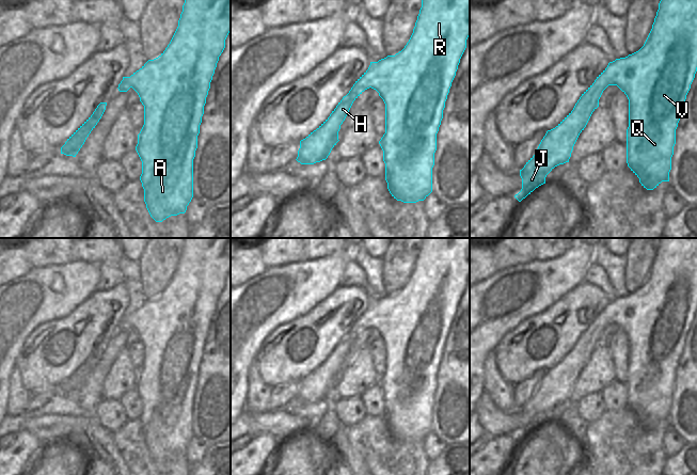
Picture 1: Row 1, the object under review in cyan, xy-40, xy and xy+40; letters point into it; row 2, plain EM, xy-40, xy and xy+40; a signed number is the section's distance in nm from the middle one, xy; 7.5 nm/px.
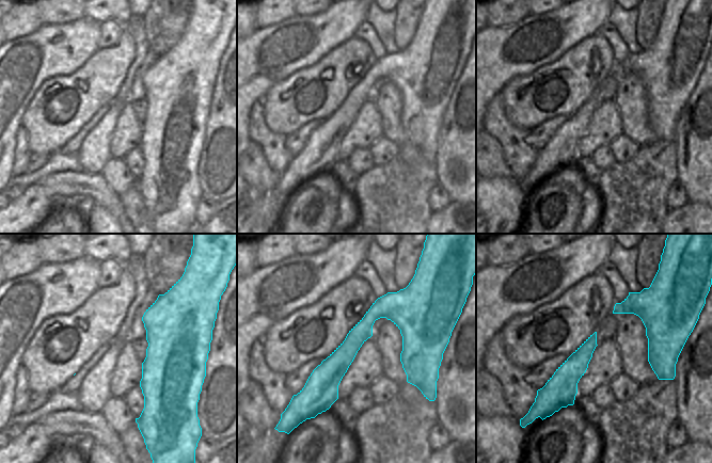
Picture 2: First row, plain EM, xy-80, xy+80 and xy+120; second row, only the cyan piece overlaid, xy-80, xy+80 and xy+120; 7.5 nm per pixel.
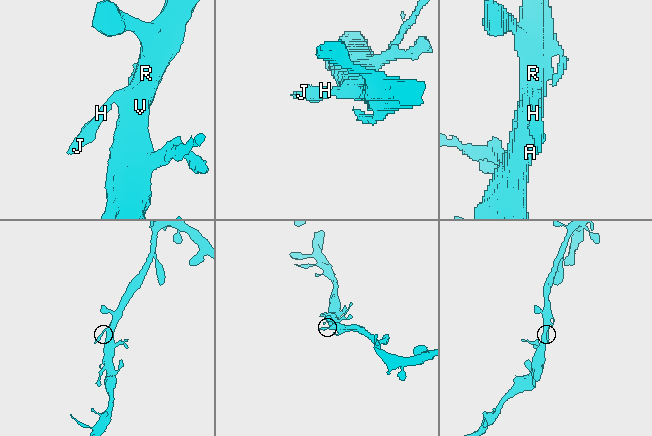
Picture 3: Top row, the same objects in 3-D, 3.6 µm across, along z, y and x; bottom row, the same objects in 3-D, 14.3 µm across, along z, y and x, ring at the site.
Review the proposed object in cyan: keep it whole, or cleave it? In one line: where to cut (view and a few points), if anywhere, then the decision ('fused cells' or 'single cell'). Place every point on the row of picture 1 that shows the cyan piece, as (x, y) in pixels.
cut none; single cell

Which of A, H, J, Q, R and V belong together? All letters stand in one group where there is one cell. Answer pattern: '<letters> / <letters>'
A H J Q R V

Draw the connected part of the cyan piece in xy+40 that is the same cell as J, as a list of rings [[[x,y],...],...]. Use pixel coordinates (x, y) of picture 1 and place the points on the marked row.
[[[661,0],[659,3],[659,10],[652,25],[652,29],[644,44],[644,46],[636,52],[629,54],[625,58],[616,59],[613,62],[609,62],[607,67],[597,77],[595,82],[582,94],[577,102],[575,104],[573,110],[553,129],[548,130],[543,139],[541,140],[535,155],[526,162],[524,168],[520,170],[520,176],[522,178],[522,189],[514,195],[514,197],[521,202],[528,194],[530,194],[536,188],[545,184],[546,175],[557,165],[569,162],[573,146],[580,136],[580,133],[586,127],[592,112],[599,107],[599,99],[603,91],[608,85],[617,85],[628,97],[629,99],[629,127],[627,129],[627,163],[631,171],[639,178],[639,183],[647,190],[653,190],[662,181],[669,181],[669,172],[671,170],[671,157],[674,155],[674,146],[676,144],[676,129],[678,123],[682,116],[684,110],[684,101],[686,95],[691,89],[691,84],[695,78],[697,72],[697,0]]]

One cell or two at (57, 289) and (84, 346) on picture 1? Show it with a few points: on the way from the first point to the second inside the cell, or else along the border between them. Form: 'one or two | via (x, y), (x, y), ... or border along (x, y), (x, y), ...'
two | border along (88, 298), (67, 315), (45, 322)

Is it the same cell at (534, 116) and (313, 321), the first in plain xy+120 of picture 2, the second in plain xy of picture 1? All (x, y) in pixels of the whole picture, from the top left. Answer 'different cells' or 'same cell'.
same cell

